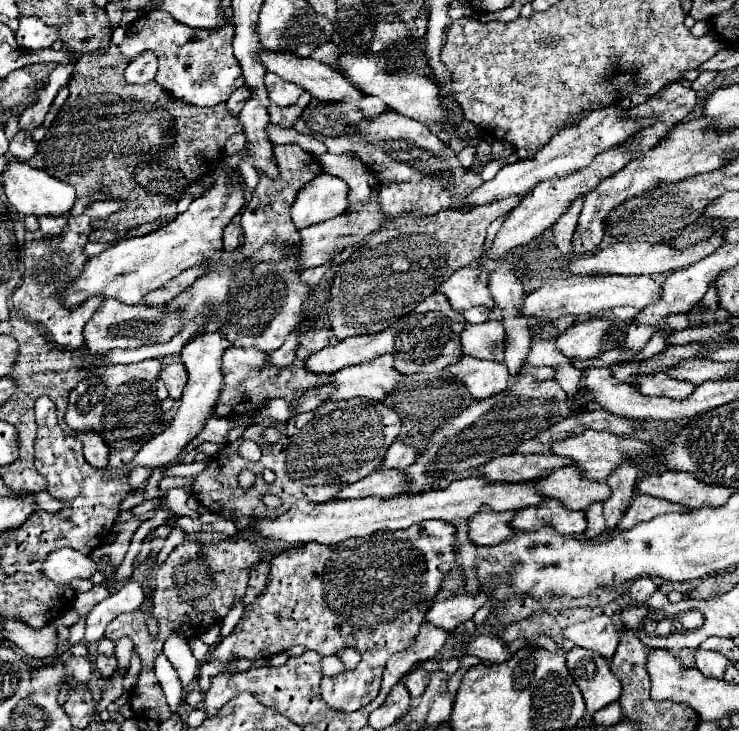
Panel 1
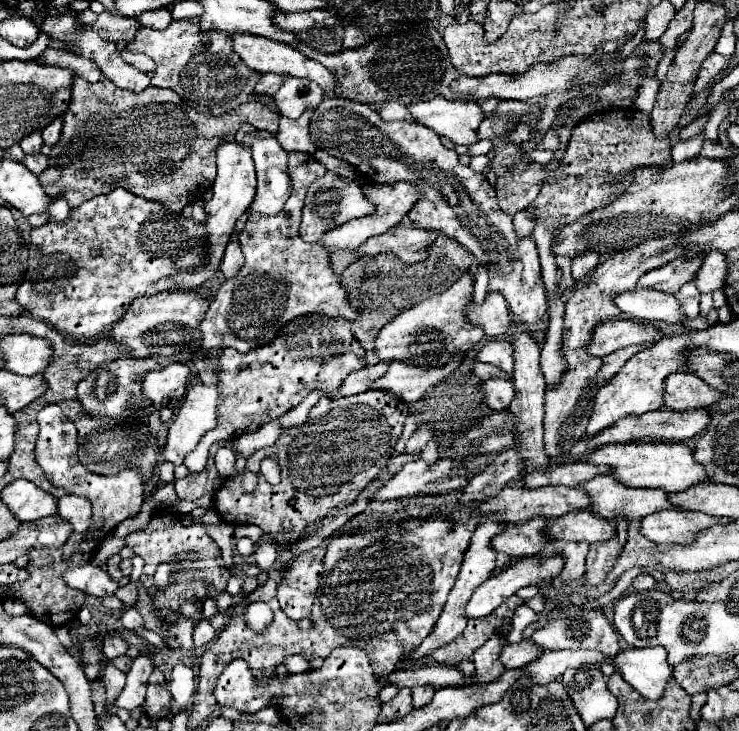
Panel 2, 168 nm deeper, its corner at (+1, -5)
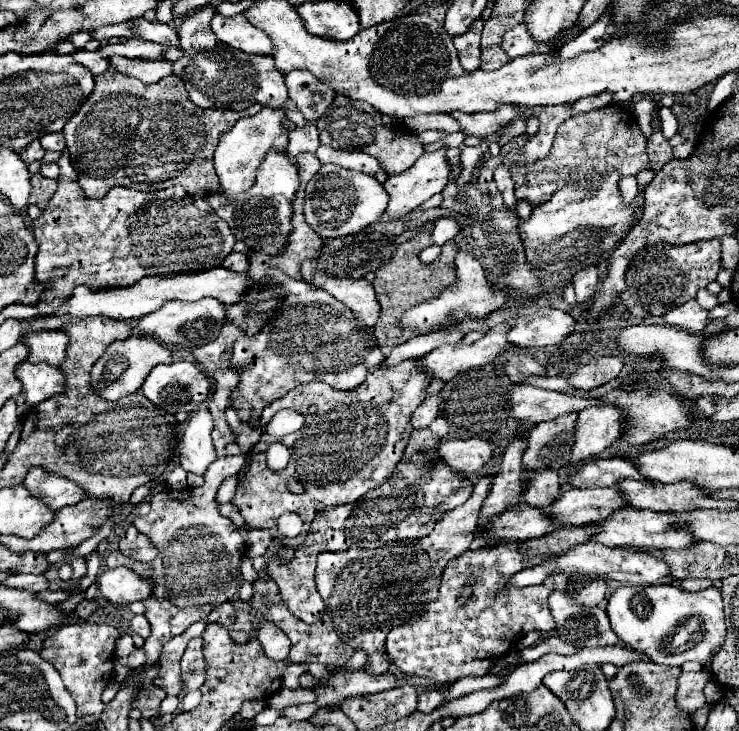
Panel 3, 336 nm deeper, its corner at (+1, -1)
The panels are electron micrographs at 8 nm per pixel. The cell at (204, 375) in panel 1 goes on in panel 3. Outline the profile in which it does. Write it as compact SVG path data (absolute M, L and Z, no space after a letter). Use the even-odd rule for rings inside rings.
M201 404L197 410L189 412L183 422L181 442L179 442L179 464L193 474L203 474L205 468L217 458L211 442L213 416Z

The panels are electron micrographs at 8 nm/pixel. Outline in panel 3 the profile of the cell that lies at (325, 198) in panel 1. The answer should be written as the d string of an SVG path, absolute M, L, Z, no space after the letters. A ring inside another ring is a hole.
M323 164L321 170L311 178L305 190L303 214L305 222L321 236L321 238L337 238L363 230L365 226L379 222L389 202L383 186L369 174L345 170L335 164Z

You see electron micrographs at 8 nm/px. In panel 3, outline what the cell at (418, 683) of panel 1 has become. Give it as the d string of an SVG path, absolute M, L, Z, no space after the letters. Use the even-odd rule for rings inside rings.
M423 690L421 694L419 694L419 706L417 706L417 710L421 710L421 712L431 712L431 710L435 710L437 706L441 706L445 700L449 698L449 694L447 692L443 692L443 690Z

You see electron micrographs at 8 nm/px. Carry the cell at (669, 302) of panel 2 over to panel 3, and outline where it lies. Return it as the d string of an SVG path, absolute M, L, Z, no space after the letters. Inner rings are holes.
M689 300L681 306L669 308L665 314L661 314L659 318L651 318L649 322L679 326L679 328L689 330L689 332L701 332L709 322L709 314L695 300Z

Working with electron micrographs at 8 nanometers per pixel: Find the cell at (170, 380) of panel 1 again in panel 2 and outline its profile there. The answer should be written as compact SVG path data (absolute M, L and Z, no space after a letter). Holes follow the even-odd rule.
M171 364L163 370L149 372L143 380L143 392L155 410L181 406L185 400L185 390L191 380L191 368L185 364Z

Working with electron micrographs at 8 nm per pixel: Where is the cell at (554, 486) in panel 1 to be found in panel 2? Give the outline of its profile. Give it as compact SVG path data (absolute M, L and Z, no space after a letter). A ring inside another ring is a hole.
M597 476L583 484L583 490L593 498L591 510L607 520L629 518L631 522L665 508L679 508L659 488L629 488L613 480L613 476Z

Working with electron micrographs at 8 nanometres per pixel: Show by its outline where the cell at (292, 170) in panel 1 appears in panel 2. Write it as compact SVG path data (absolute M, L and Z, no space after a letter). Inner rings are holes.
M293 152L289 154L287 172L293 182L293 192L285 208L277 216L251 216L245 230L239 234L245 266L235 278L225 280L217 290L217 296L211 300L209 312L201 322L203 342L199 350L231 346L239 352L249 352L257 346L269 344L281 326L301 314L319 312L357 320L357 310L351 306L349 296L345 296L341 278L331 268L329 252L325 252L321 244L307 244L299 238L305 192L315 178L327 172L327 168L311 154Z

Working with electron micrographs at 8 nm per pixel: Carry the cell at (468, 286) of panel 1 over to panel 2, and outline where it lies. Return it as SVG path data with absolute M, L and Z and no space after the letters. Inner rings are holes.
M493 292L485 298L483 304L471 302L467 308L467 318L473 324L479 324L489 338L505 338L511 336L515 330L515 320L511 318L507 310L505 298L501 294Z

